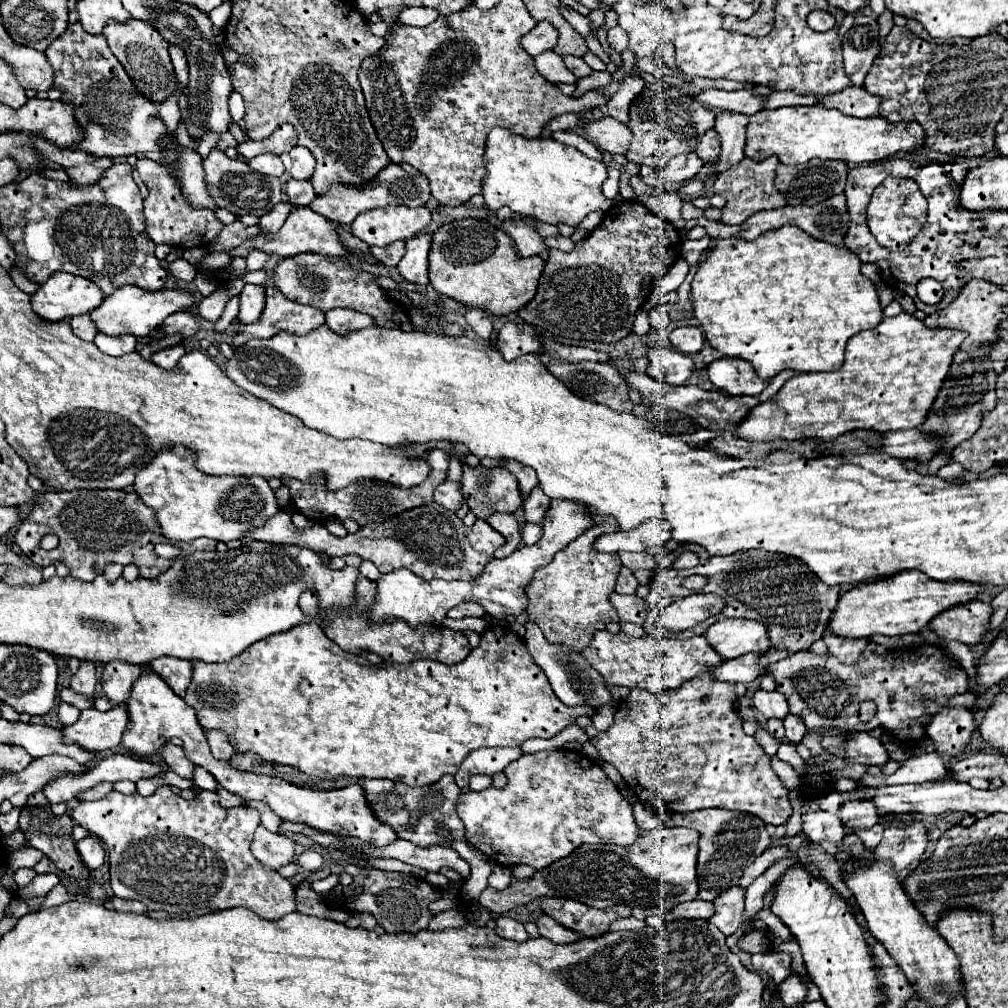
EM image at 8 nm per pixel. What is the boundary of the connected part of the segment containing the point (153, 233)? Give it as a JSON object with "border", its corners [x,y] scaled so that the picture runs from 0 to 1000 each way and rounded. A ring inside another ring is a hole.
{"border":[[[139,157],[135,161],[135,169],[147,187],[147,196],[143,198],[143,214],[145,214],[145,230],[153,242],[167,242],[177,246],[204,246],[222,226],[222,222],[212,214],[210,208],[190,208],[188,202],[183,202],[183,194],[169,167],[159,165],[157,161]]]}

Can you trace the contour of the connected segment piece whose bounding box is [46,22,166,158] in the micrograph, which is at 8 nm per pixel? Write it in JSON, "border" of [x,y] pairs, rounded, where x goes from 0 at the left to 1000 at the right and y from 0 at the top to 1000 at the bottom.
{"border":[[[73,22],[67,26],[63,36],[60,36],[58,40],[54,40],[52,46],[48,46],[46,56],[54,67],[54,83],[52,85],[62,91],[62,97],[60,97],[62,101],[67,101],[73,105],[75,119],[79,121],[79,125],[85,131],[85,137],[79,143],[75,143],[77,149],[87,149],[91,155],[111,155],[111,157],[159,149],[157,139],[159,139],[159,135],[165,135],[165,125],[157,117],[157,105],[151,103],[149,99],[143,99],[135,91],[135,85],[127,77],[127,73],[123,71],[123,67],[115,60],[115,56],[111,56],[109,48],[105,44],[105,38],[101,34],[99,36],[87,34],[87,32],[83,32],[79,22]]]}

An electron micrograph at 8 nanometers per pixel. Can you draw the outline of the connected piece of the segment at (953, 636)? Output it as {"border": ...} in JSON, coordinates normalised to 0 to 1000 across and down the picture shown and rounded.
{"border":[[[972,595],[964,599],[954,599],[952,603],[942,603],[929,611],[923,617],[927,627],[933,631],[933,637],[938,639],[942,635],[950,635],[956,639],[972,639],[980,627],[980,617],[984,611],[984,601]]]}

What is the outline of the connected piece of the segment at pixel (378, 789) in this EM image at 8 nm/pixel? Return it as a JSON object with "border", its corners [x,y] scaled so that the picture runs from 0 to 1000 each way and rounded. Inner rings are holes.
{"border":[[[440,770],[433,778],[407,782],[389,774],[357,774],[363,782],[365,798],[369,800],[375,813],[387,817],[395,831],[407,833],[413,839],[446,839],[452,833],[460,833],[462,823],[458,821],[458,813],[452,808],[452,796],[456,790],[456,782],[452,782],[450,770]]]}

